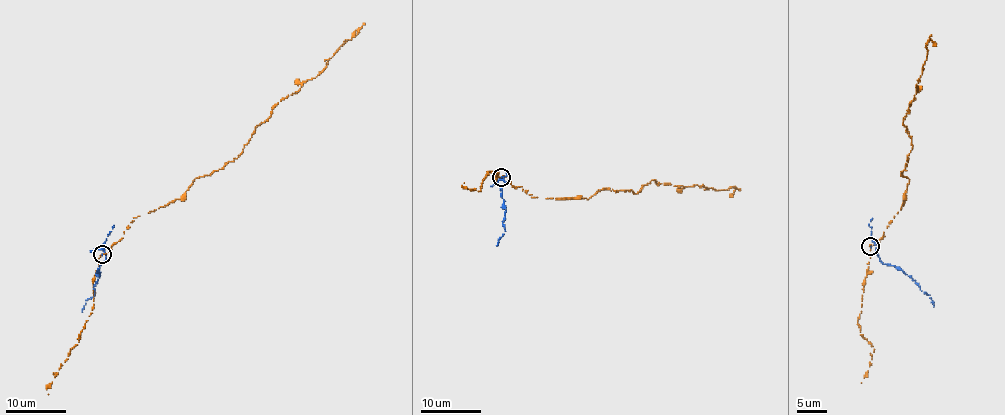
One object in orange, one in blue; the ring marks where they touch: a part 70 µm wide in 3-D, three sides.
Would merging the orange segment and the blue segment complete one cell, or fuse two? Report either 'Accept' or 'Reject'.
Reject

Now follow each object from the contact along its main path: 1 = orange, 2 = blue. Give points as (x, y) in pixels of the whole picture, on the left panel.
1: (102, 254), (133, 217), (237, 158), (273, 107), (359, 31), (352, 35)
2: (102, 254), (103, 250), (106, 261), (99, 267), (94, 296), (85, 300), (82, 312)

